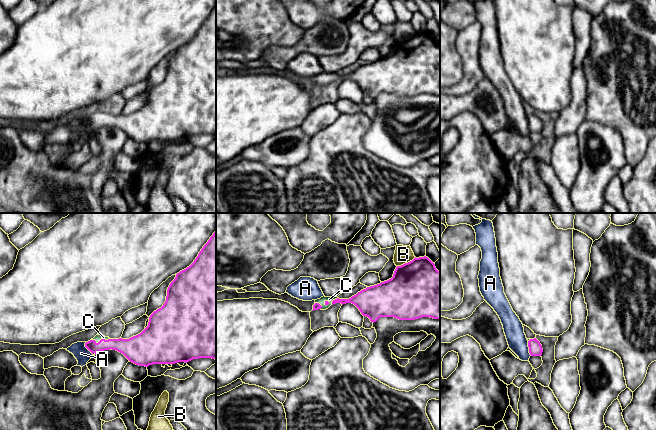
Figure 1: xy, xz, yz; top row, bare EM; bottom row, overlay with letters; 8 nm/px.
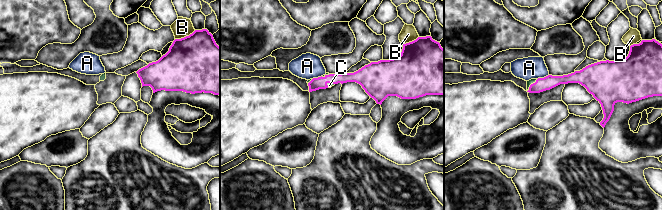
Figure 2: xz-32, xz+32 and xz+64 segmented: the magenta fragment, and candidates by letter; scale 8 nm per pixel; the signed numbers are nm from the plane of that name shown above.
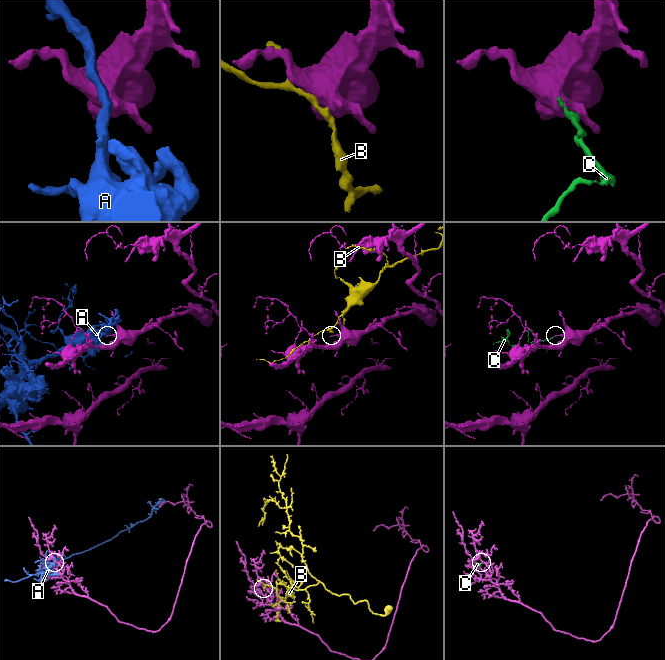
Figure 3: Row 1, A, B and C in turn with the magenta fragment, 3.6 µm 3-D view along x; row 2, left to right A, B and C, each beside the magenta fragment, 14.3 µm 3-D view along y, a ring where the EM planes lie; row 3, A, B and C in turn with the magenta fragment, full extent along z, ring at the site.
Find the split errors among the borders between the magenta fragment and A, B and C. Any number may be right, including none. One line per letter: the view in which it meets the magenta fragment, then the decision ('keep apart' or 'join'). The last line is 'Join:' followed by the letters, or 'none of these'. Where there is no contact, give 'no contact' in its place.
A: meets magenta in yz; keep apart
B: meets magenta in xz; keep apart
C: meets magenta in xy; join
Join: C

